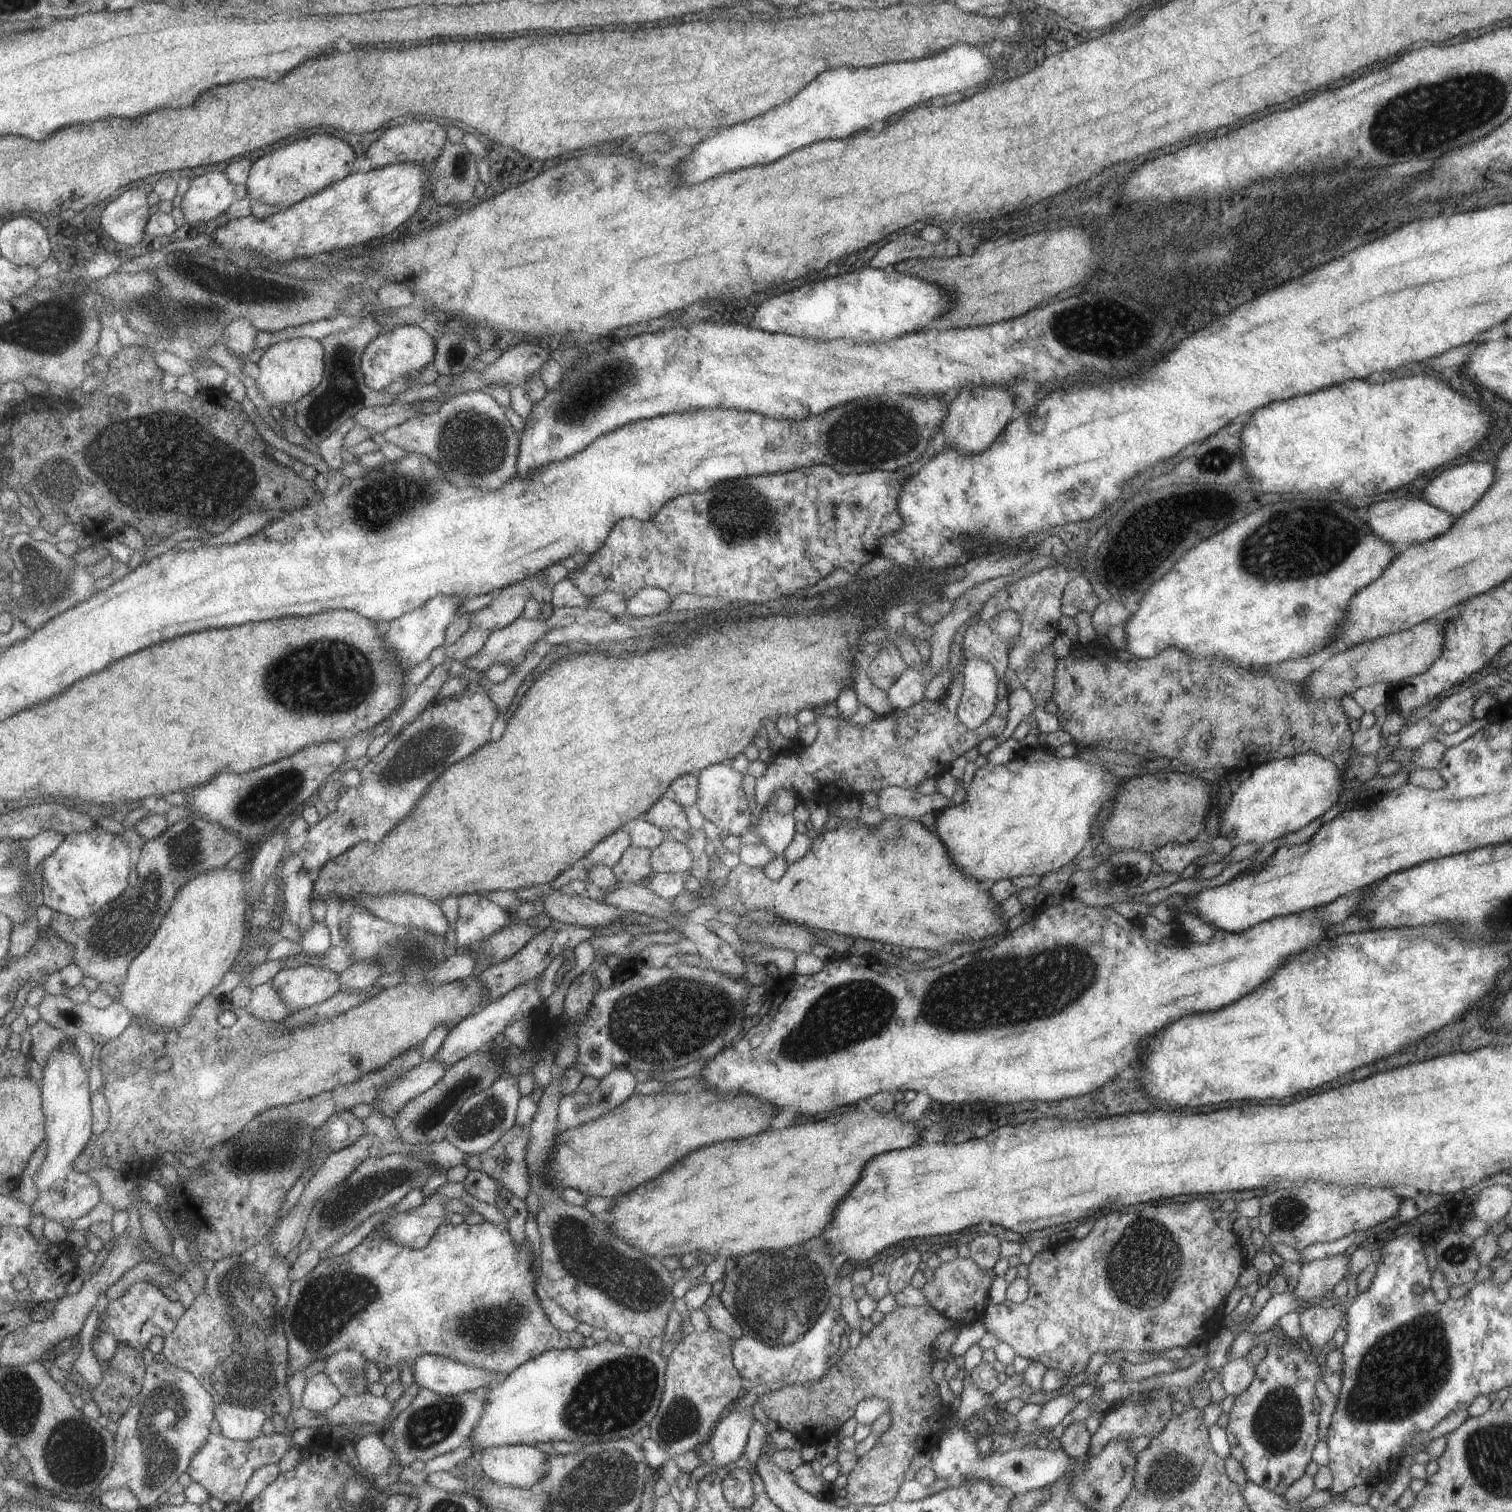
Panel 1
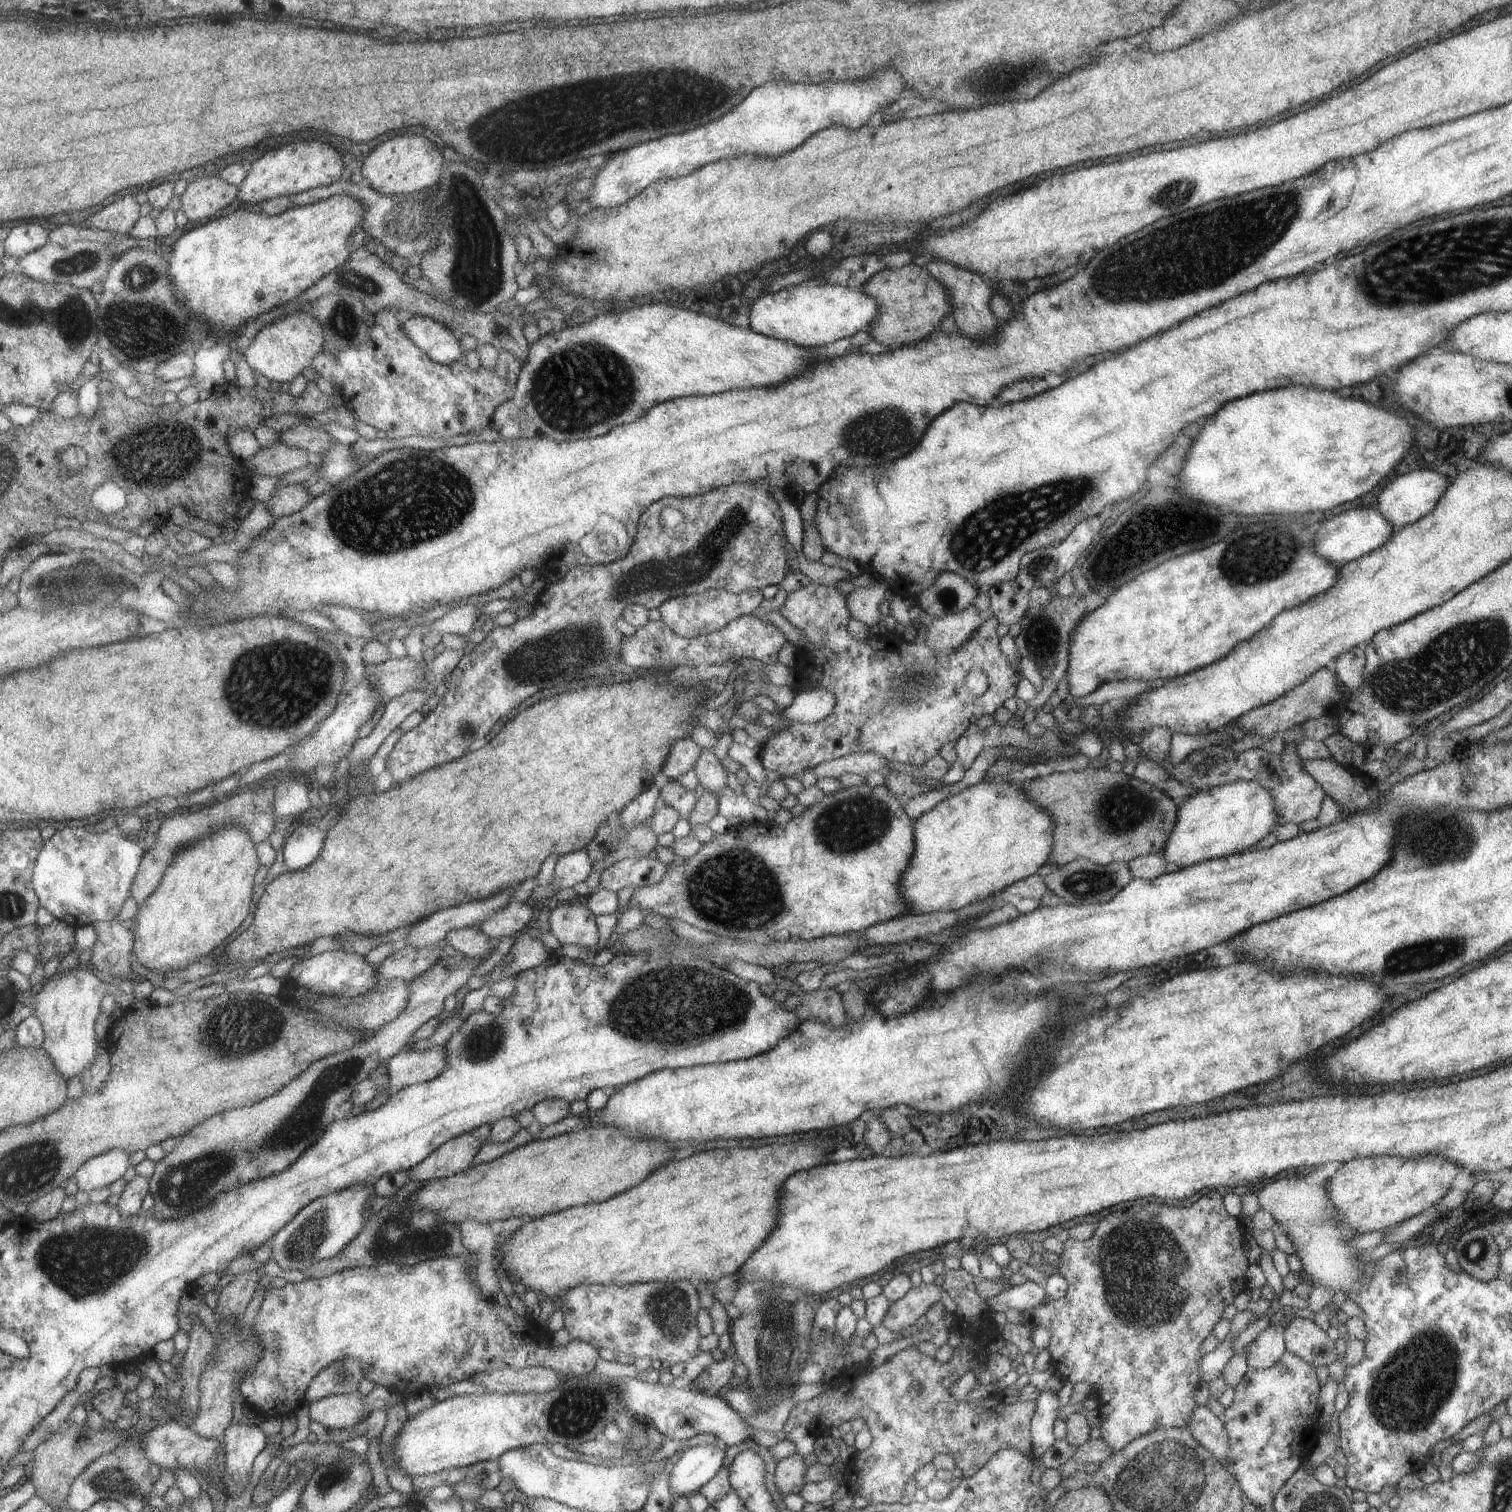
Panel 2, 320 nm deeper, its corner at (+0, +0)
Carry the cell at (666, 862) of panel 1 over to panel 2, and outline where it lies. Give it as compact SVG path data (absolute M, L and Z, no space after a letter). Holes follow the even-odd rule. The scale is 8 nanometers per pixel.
M625 857L600 872L598 884L602 886L603 891L616 893L625 886L635 889L655 884L663 878L665 871L666 865L657 857L640 859Z

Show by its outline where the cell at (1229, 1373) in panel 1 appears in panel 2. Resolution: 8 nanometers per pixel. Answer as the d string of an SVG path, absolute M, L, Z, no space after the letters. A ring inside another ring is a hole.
M1284 1314L1278 1326L1269 1326L1249 1340L1245 1352L1249 1369L1266 1369L1279 1360L1285 1351L1283 1332L1289 1318L1292 1317Z

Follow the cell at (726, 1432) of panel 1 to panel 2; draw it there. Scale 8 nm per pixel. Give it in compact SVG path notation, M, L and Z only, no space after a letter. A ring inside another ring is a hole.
M719 1442L714 1446L709 1444L690 1448L684 1447L679 1460L677 1460L668 1472L668 1485L673 1496L684 1496L688 1498L697 1493L700 1486L703 1486L708 1480L711 1480L712 1476L715 1476L720 1464L723 1464L724 1456L725 1450L721 1448Z

